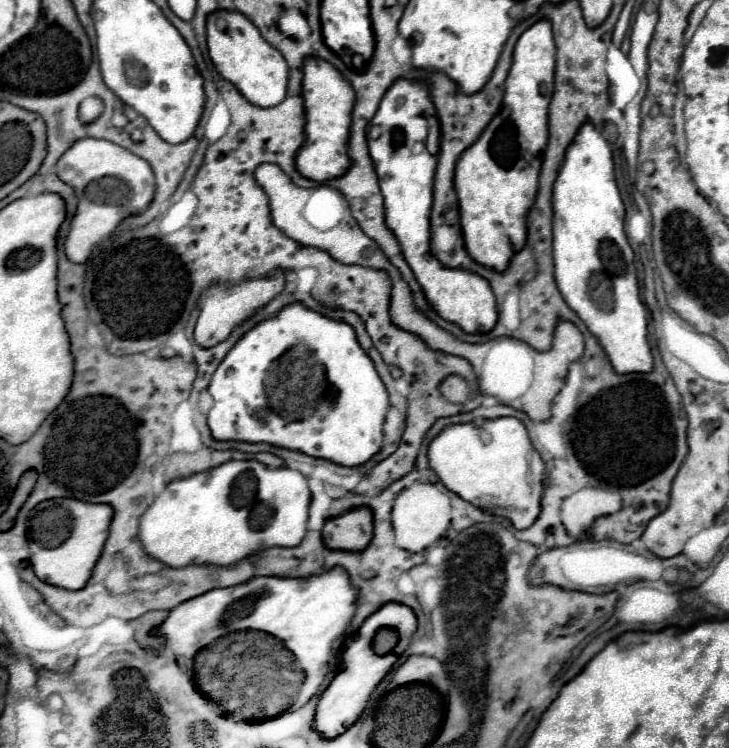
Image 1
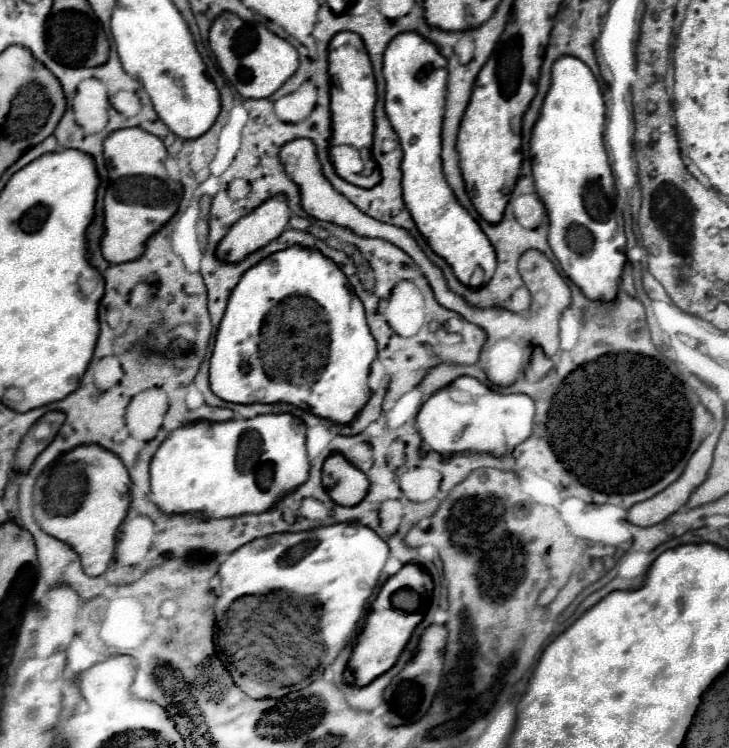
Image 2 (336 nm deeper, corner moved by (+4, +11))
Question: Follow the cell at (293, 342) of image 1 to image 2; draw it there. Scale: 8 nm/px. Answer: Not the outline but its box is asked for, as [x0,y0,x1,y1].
[211,244,377,424]

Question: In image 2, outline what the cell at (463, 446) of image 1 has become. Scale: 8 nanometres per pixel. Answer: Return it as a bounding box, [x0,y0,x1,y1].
[417,376,535,456]

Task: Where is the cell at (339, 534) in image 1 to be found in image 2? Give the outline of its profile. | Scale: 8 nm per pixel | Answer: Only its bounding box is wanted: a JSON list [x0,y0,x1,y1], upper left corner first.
[323,454,369,506]

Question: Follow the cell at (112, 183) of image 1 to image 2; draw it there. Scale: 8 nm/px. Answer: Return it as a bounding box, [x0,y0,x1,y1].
[101,128,183,264]

